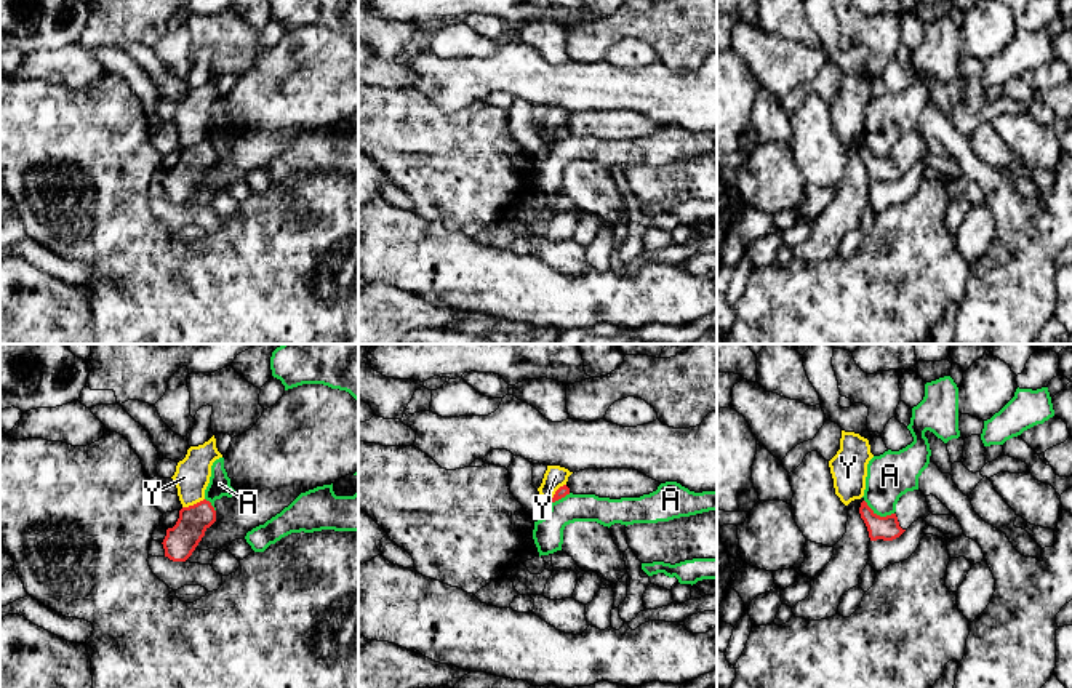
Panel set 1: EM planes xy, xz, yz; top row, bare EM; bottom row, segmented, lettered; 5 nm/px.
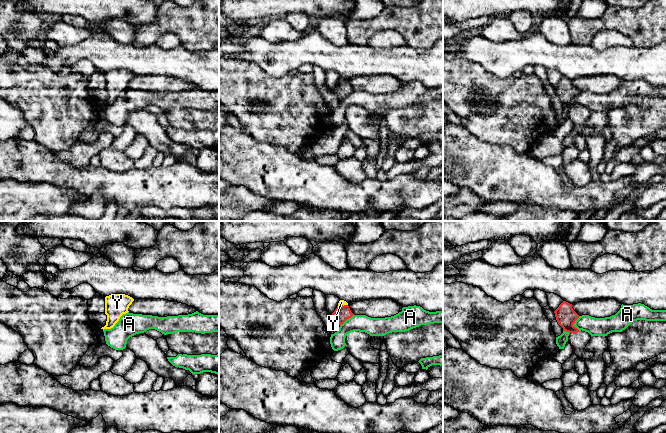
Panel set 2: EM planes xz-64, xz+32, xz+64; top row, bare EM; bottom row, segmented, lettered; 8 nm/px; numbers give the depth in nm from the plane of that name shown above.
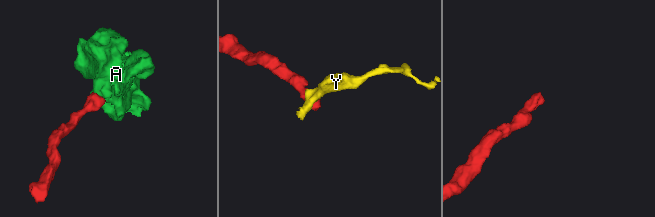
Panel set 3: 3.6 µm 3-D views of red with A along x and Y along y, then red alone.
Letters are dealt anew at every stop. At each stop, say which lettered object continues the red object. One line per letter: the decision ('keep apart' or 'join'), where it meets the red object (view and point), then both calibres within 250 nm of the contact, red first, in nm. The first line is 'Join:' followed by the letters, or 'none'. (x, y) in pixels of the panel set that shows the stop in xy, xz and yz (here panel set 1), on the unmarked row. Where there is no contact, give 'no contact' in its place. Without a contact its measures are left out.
Join: none
A: keep apart; contact yz (879, 157); calibres 120 and 240 nm
Y: keep apart; contact xy (194, 146); calibres 160 and 180 nm

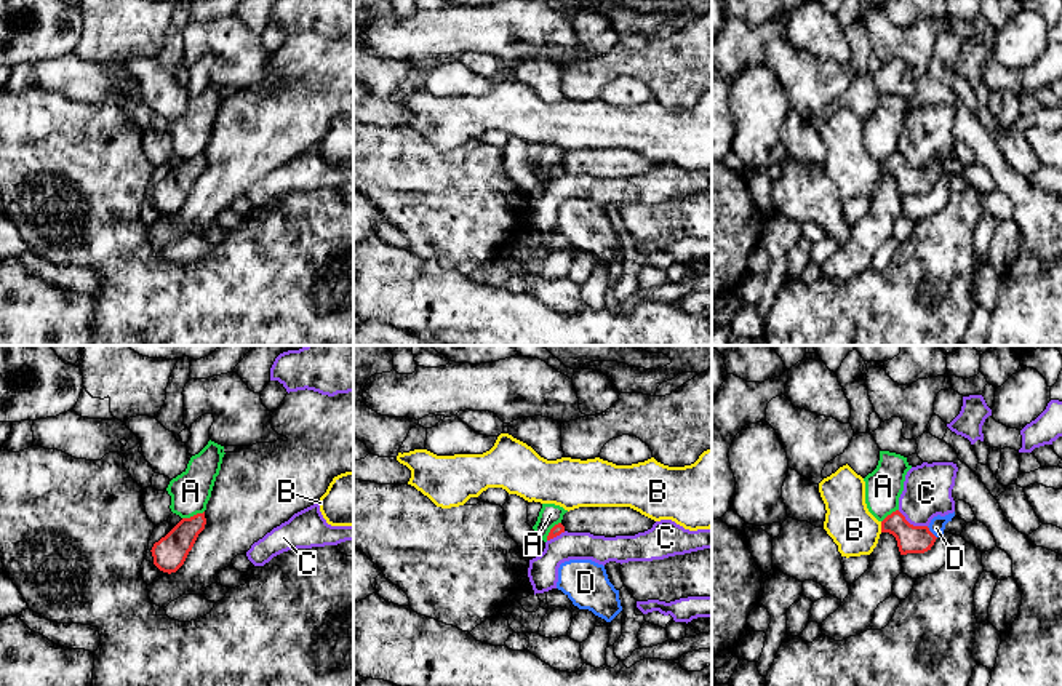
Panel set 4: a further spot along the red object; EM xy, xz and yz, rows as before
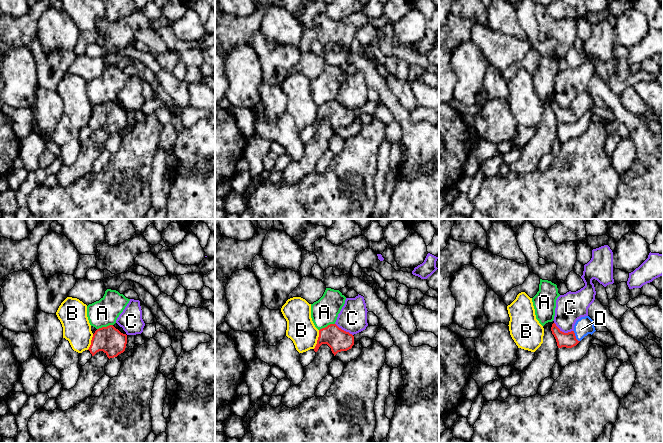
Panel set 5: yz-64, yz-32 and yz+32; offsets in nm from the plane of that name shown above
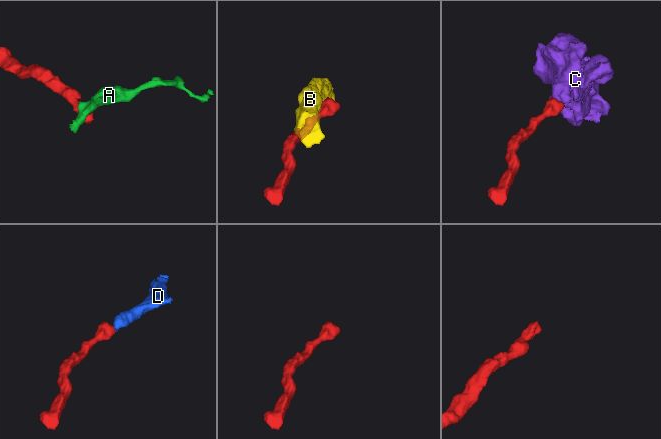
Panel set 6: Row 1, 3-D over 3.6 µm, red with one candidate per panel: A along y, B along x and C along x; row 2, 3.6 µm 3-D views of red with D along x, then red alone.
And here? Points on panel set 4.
Join: D
A: keep apart; contact xy (194, 157); calibres 170 and 200 nm
B: keep apart; contact yz (882, 168); calibres 140 and 240 nm
C: keep apart; contact yz (912, 167); calibres 140 and 240 nm
D: join; contact yz (931, 175); calibres 140 and 80 nm

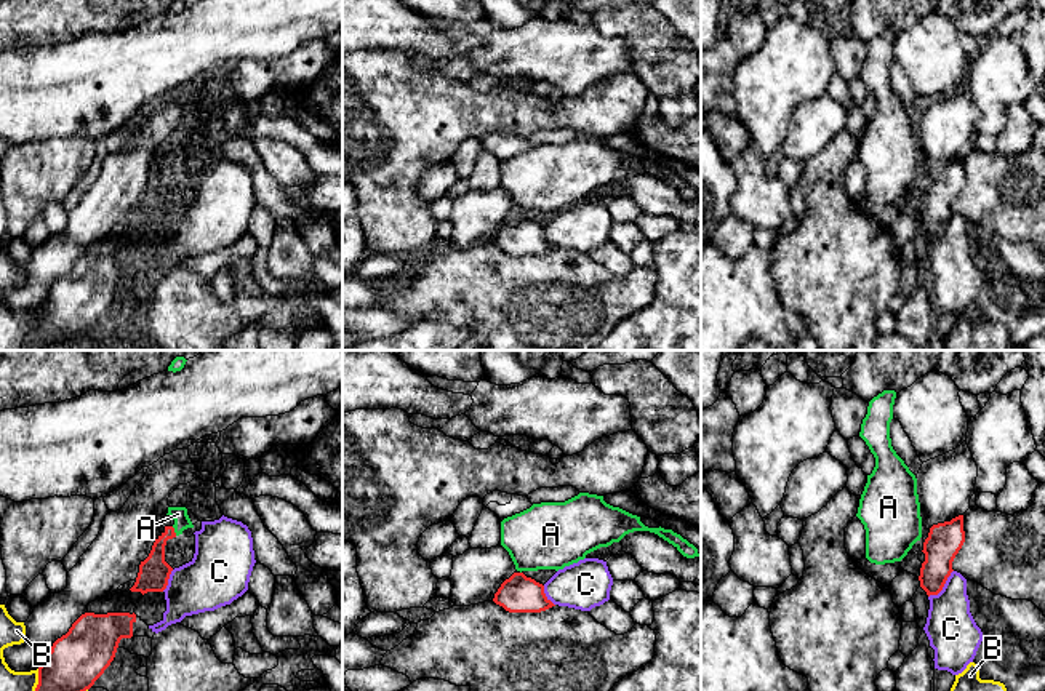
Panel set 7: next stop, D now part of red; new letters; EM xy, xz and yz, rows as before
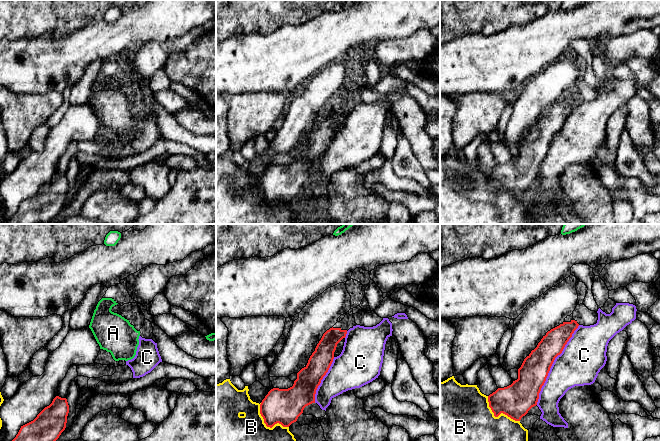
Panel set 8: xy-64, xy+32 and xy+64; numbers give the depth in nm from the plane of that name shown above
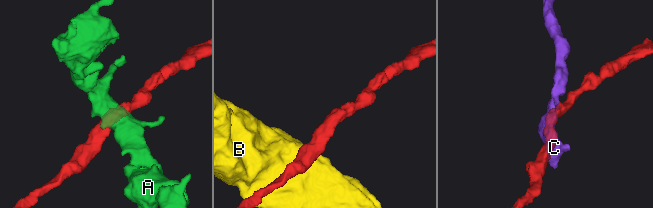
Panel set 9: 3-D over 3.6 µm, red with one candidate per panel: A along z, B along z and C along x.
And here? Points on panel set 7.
Join: none
A: keep apart; contact xy (173, 173); calibres 160 and 80 nm
B: keep apart; contact xy (50, 339); calibres 280 and 200 nm
C: keep apart; contact yz (943, 227); calibres 180 and 260 nm

